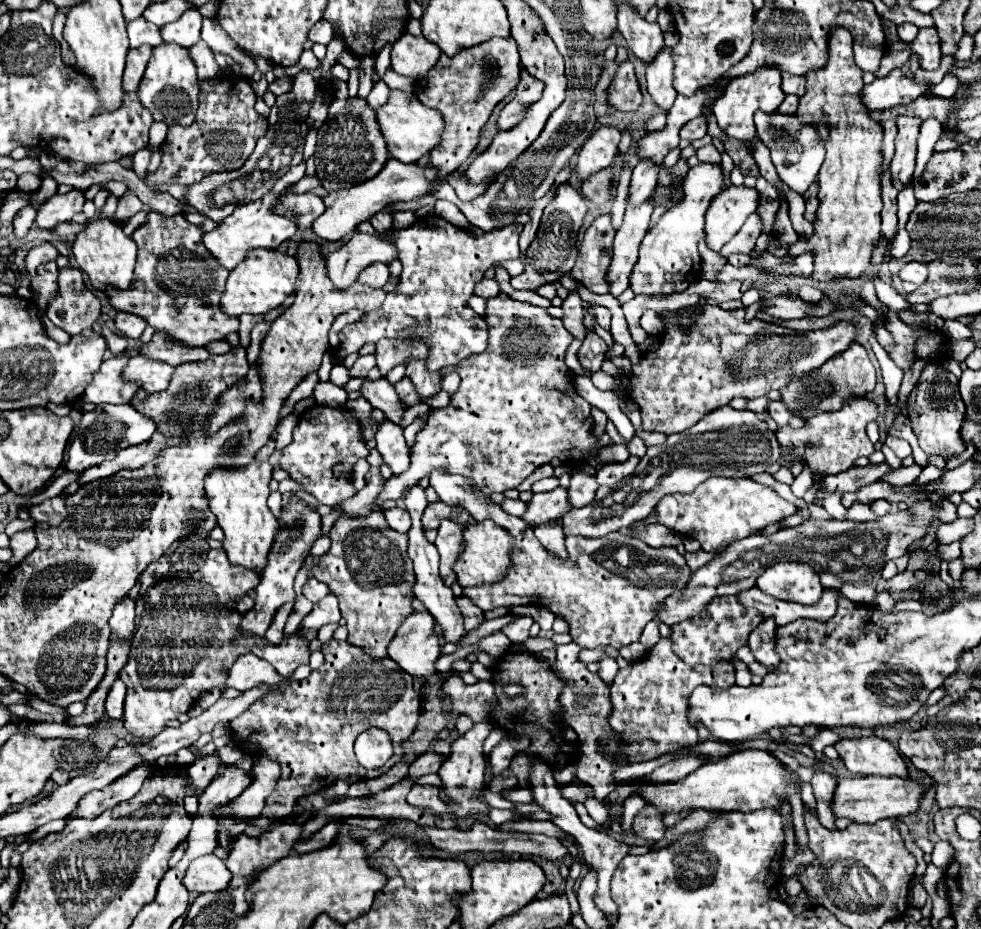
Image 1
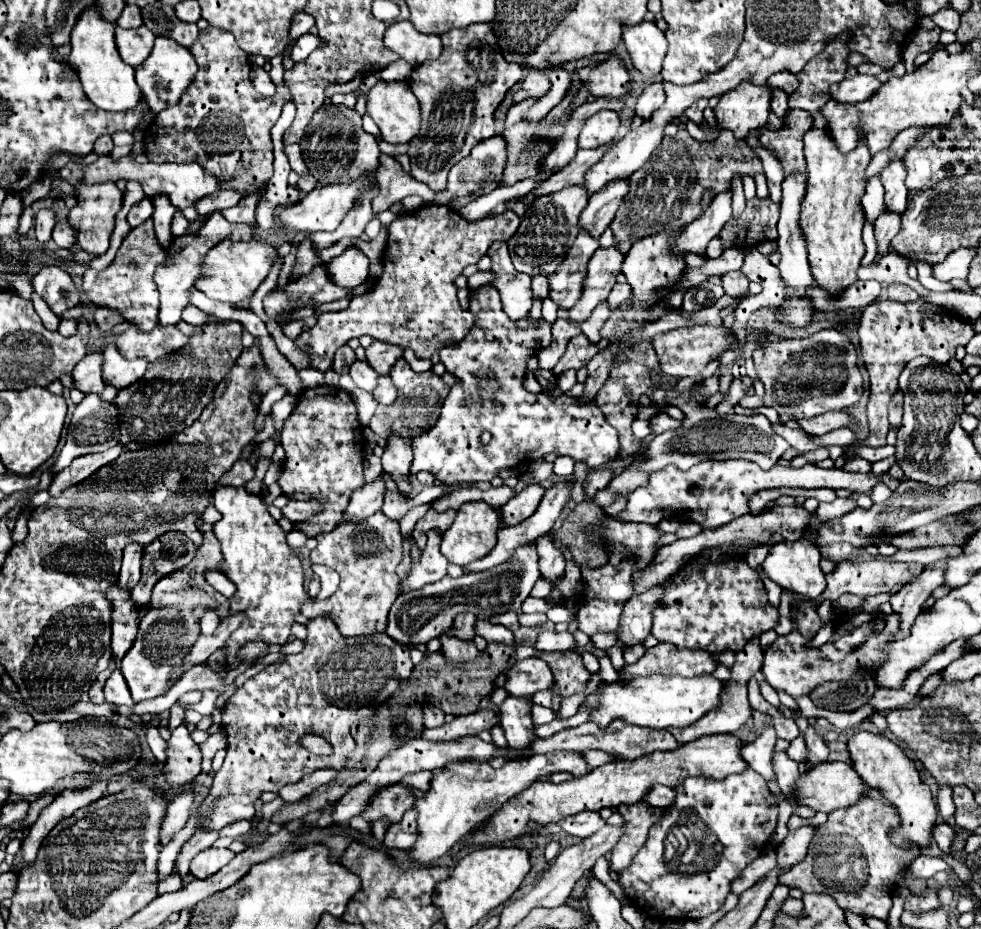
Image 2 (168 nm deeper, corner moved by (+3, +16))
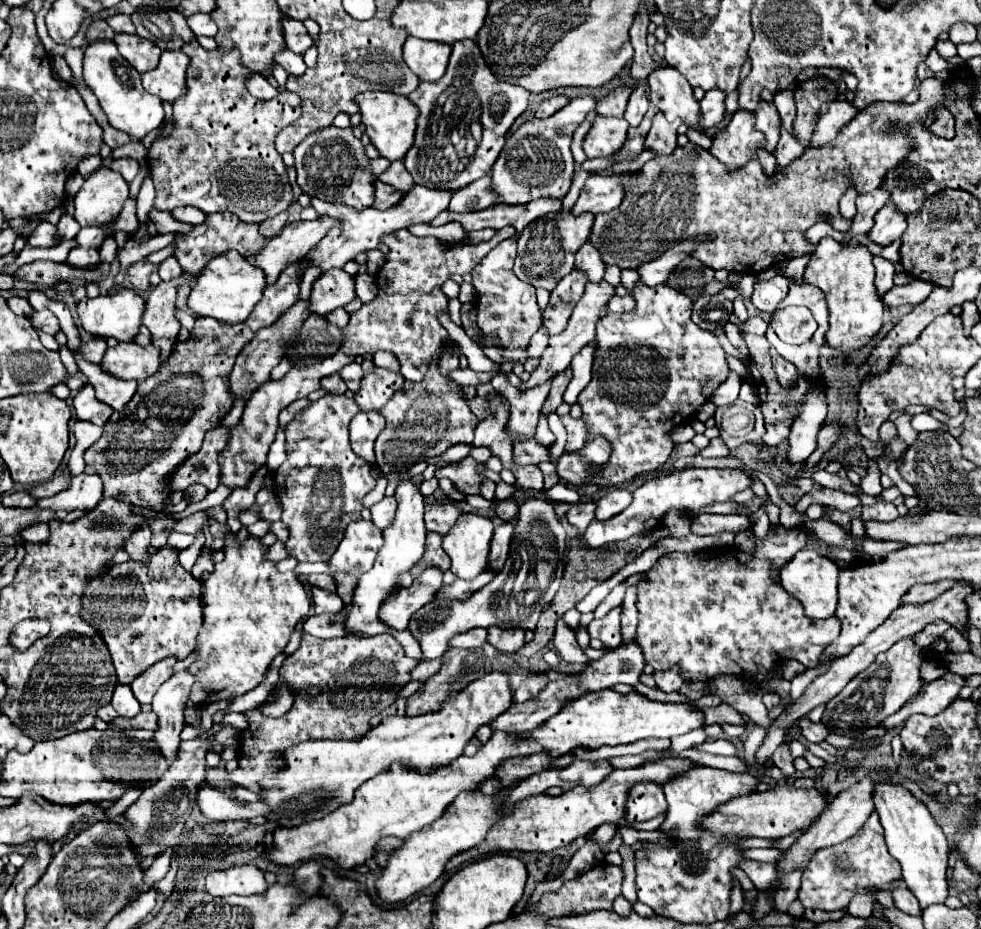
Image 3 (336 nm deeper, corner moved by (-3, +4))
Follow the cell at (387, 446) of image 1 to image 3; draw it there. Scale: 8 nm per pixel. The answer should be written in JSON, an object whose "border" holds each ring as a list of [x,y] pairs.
{"border":[[[402,480],[396,488],[396,500],[398,500],[398,512],[396,520],[392,526],[384,528],[384,546],[378,552],[378,558],[374,562],[374,568],[370,572],[362,574],[358,580],[358,586],[354,588],[354,598],[352,598],[352,610],[346,616],[346,630],[348,632],[360,632],[360,634],[382,634],[387,633],[393,636],[403,647],[408,657],[421,660],[422,651],[419,644],[412,637],[408,630],[398,631],[385,626],[378,620],[378,608],[388,600],[388,596],[398,590],[398,574],[402,570],[408,570],[414,562],[418,562],[424,554],[424,538],[426,538],[426,528],[424,528],[424,496],[420,492],[420,486],[414,480]]]}

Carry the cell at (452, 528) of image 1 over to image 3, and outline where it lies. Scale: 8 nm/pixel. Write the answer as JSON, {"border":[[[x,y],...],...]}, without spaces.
{"border":[[[438,566],[426,568],[408,588],[400,588],[398,596],[390,600],[390,604],[384,604],[380,608],[380,622],[404,630],[410,622],[410,616],[418,612],[424,604],[432,602],[436,598],[438,588],[442,586],[444,572]]]}

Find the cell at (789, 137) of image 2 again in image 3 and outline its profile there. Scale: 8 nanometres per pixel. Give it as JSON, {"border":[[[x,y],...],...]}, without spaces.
{"border":[[[926,78],[924,84],[920,84],[920,98],[914,104],[904,102],[878,102],[868,104],[866,110],[860,110],[846,128],[838,134],[838,138],[822,148],[806,148],[800,158],[792,160],[788,166],[776,164],[774,174],[766,176],[762,170],[760,160],[750,160],[738,172],[726,172],[726,166],[714,156],[710,156],[708,150],[688,142],[682,148],[676,148],[670,156],[654,156],[650,162],[644,164],[640,174],[626,184],[626,196],[620,204],[620,208],[598,214],[592,226],[590,240],[600,250],[606,264],[618,264],[620,268],[640,268],[646,260],[654,260],[658,254],[662,254],[672,244],[678,244],[690,236],[696,234],[712,234],[714,240],[708,246],[700,246],[694,256],[712,270],[736,270],[736,272],[748,272],[758,274],[772,264],[810,256],[814,252],[814,246],[804,238],[806,230],[818,220],[818,214],[828,212],[832,218],[838,215],[838,200],[848,188],[854,188],[858,194],[872,192],[882,184],[882,176],[896,164],[902,164],[906,156],[914,150],[914,140],[908,134],[910,126],[922,124],[930,134],[932,124],[926,124],[930,112],[934,112],[934,122],[940,114],[950,114],[946,106],[940,106],[942,92],[946,92],[946,84],[938,78]]]}

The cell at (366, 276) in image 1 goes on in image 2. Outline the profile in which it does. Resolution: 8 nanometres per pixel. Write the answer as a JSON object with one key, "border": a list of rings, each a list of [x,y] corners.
{"border":[[[348,248],[344,254],[332,258],[324,264],[328,278],[340,288],[356,288],[366,282],[368,278],[368,264],[370,260],[362,250]]]}

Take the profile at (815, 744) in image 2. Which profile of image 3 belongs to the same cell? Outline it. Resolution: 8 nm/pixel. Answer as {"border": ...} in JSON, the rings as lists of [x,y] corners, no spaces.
{"border":[[[800,718],[798,724],[800,724],[800,728],[802,728],[804,738],[806,738],[808,742],[812,742],[812,744],[820,744],[820,742],[824,742],[826,736],[828,736],[828,730],[824,728],[822,722],[812,724],[808,718]]]}

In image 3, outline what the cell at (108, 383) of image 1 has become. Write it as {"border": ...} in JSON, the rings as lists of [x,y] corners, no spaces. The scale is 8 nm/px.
{"border":[[[86,384],[74,396],[74,404],[76,404],[76,416],[80,420],[90,420],[92,424],[98,424],[98,426],[104,426],[108,422],[108,418],[112,416],[112,412],[114,412],[110,406],[96,400],[92,384]]]}

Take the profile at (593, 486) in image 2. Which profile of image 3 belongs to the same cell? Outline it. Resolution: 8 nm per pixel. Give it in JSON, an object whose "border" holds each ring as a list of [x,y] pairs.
{"border":[[[588,500],[586,504],[574,504],[566,516],[568,516],[570,524],[574,524],[578,528],[578,532],[584,532],[584,528],[594,520],[594,512],[596,512],[594,500]]]}

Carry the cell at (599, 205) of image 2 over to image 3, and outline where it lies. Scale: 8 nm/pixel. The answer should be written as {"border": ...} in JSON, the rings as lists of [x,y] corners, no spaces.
{"border":[[[590,240],[582,244],[582,248],[576,252],[576,268],[584,270],[590,282],[600,282],[606,270],[606,264],[602,260],[602,254],[592,246]]]}

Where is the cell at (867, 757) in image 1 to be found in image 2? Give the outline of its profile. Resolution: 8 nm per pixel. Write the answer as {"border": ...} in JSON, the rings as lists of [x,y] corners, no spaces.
{"border":[[[858,732],[850,738],[848,750],[854,760],[854,770],[860,774],[860,778],[872,790],[878,790],[900,816],[900,826],[892,828],[890,842],[898,848],[908,848],[912,844],[918,848],[928,848],[936,826],[936,804],[932,800],[930,788],[920,780],[916,764],[906,756],[904,748],[900,748],[896,742],[890,742],[882,734]]]}

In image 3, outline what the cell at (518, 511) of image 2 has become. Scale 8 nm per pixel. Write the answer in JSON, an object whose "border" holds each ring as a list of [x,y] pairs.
{"border":[[[514,522],[496,524],[492,546],[490,546],[490,566],[496,570],[504,568],[504,562],[510,552],[510,536],[514,536]]]}

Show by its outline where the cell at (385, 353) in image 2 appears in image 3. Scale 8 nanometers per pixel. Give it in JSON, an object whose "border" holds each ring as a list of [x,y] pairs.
{"border":[[[374,366],[370,374],[364,374],[362,386],[356,392],[354,400],[360,406],[360,410],[382,410],[384,404],[390,400],[390,396],[398,390],[402,390],[404,378],[398,372]]]}

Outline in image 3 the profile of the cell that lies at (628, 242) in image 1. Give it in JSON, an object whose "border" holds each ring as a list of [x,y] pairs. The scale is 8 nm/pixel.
{"border":[[[600,280],[600,284],[590,284],[590,282],[586,284],[584,296],[580,298],[578,306],[574,308],[574,312],[572,312],[572,316],[570,316],[570,322],[568,322],[566,330],[550,338],[550,344],[548,344],[546,352],[542,354],[540,366],[538,366],[536,372],[528,378],[528,382],[522,386],[522,390],[546,382],[550,376],[554,376],[554,374],[562,372],[566,366],[570,366],[570,360],[572,360],[588,342],[594,340],[594,328],[596,328],[596,324],[598,324],[598,320],[600,320],[600,312],[602,312],[602,308],[608,306],[608,300],[614,296],[614,292],[616,292],[614,286],[608,284],[606,280]]]}

